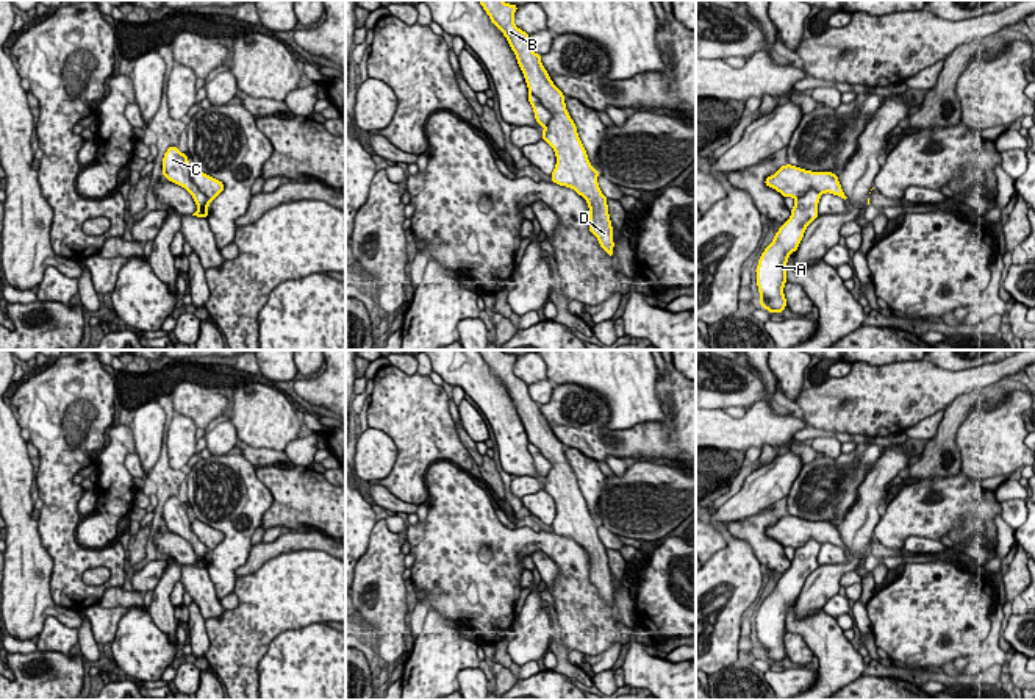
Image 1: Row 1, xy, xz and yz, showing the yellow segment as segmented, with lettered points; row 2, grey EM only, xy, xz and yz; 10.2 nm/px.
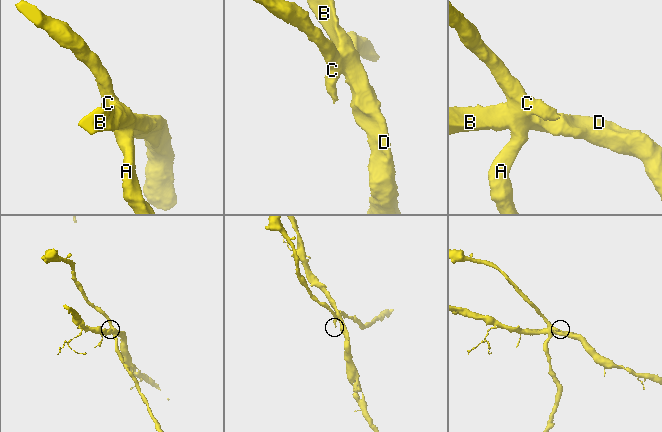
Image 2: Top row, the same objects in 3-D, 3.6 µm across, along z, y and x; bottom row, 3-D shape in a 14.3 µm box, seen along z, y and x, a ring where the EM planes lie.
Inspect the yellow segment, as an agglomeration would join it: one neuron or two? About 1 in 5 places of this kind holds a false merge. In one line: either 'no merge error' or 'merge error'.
merge error

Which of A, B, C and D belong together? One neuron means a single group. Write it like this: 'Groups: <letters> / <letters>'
Groups: A C / B D

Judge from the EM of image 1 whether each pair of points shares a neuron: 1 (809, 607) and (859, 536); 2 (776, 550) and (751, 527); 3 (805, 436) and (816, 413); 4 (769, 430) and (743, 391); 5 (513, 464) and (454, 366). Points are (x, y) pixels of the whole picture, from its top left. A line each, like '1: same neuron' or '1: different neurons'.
1: same neuron
2: same neuron
3: different neurons
4: different neurons
5: same neuron

